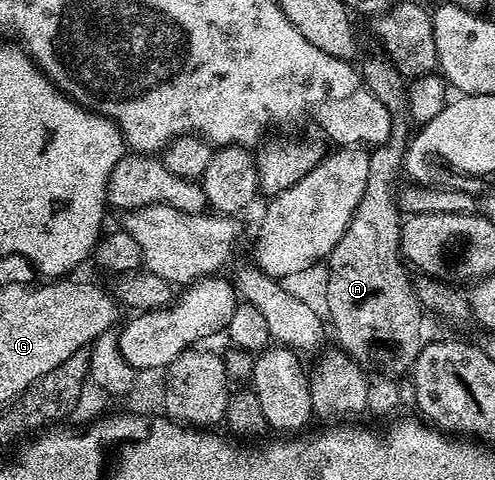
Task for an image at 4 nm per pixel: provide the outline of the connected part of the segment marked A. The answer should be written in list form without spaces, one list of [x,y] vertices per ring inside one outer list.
[[[385,54],[361,65],[360,75],[375,101],[390,111],[388,138],[370,152],[364,198],[360,198],[340,242],[330,251],[326,308],[343,351],[357,364],[370,370],[379,368],[387,377],[397,378],[413,369],[424,343],[424,309],[414,293],[411,273],[400,257],[403,217],[396,203],[396,190],[394,192],[394,183],[398,180],[398,172],[400,176],[403,171],[406,145],[412,135],[408,80]]]

